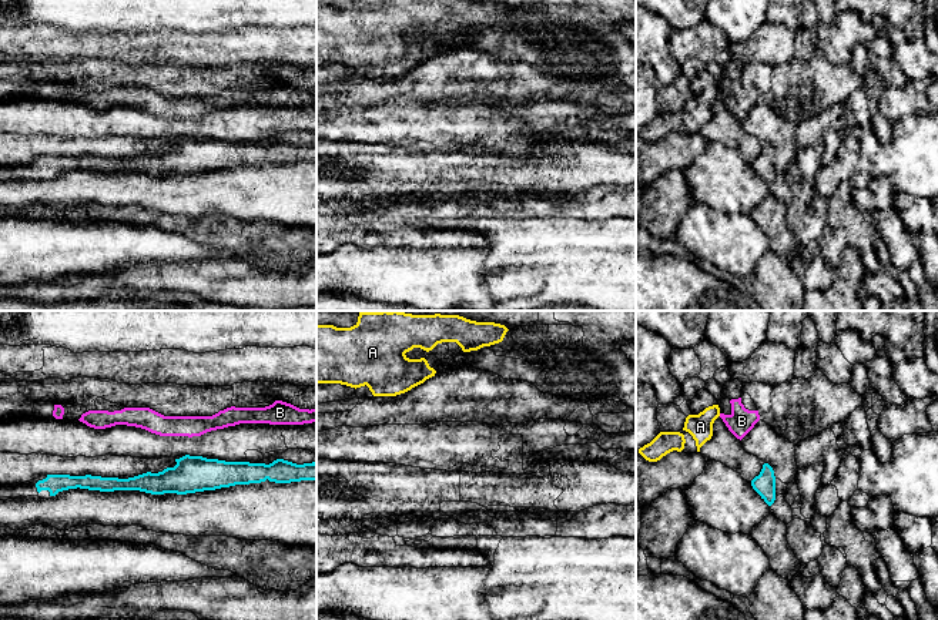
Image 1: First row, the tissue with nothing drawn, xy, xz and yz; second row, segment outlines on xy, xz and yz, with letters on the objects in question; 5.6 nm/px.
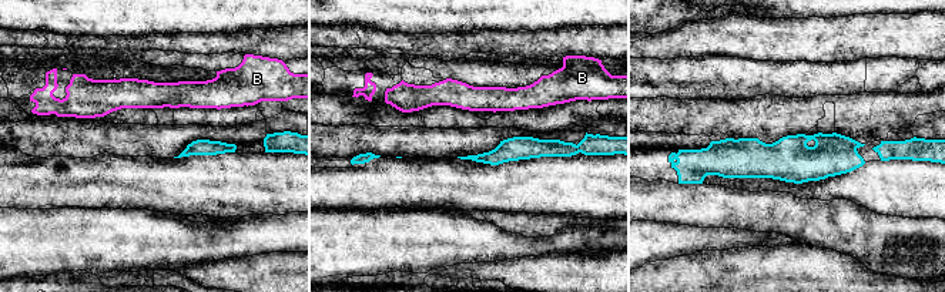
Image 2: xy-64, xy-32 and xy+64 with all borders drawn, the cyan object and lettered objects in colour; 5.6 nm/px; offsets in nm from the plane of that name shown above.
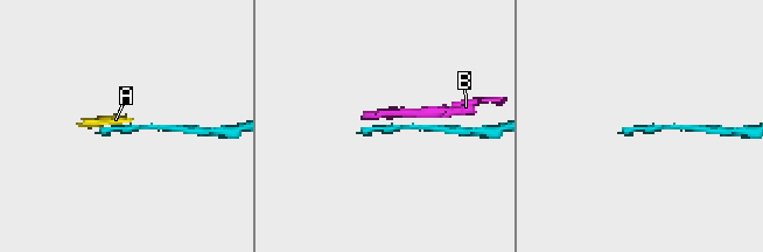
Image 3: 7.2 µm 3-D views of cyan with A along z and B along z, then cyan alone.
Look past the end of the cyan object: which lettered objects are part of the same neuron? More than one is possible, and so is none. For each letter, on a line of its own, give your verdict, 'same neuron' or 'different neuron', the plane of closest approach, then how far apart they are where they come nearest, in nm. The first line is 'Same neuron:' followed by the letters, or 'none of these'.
Same neuron: none of these
A: different neuron; view yz; gap 340 nm
B: different neuron; view xy; gap 100 nm

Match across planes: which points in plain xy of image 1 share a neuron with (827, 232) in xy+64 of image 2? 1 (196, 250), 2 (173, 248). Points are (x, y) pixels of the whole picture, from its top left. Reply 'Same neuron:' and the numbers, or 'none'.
Same neuron: none

